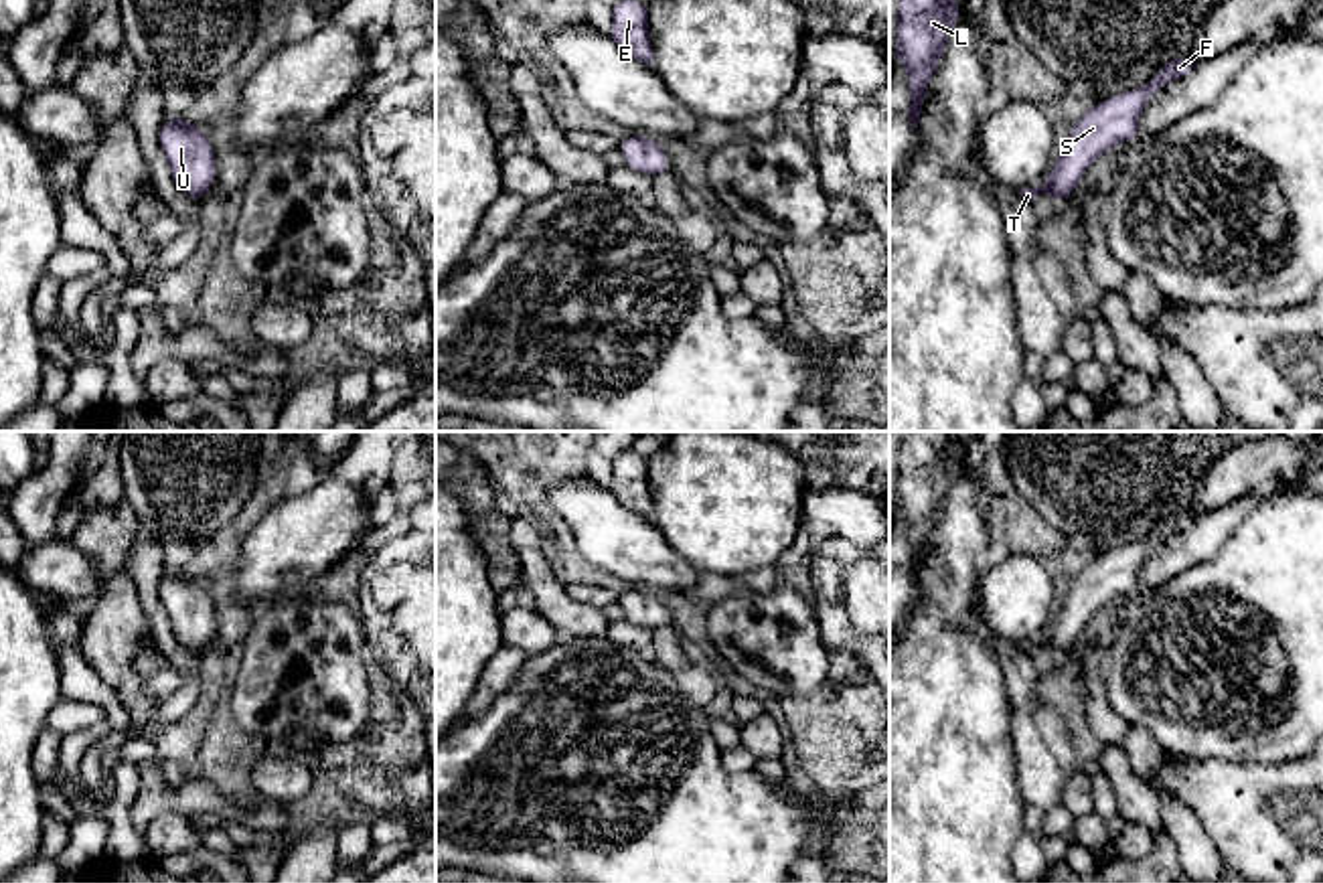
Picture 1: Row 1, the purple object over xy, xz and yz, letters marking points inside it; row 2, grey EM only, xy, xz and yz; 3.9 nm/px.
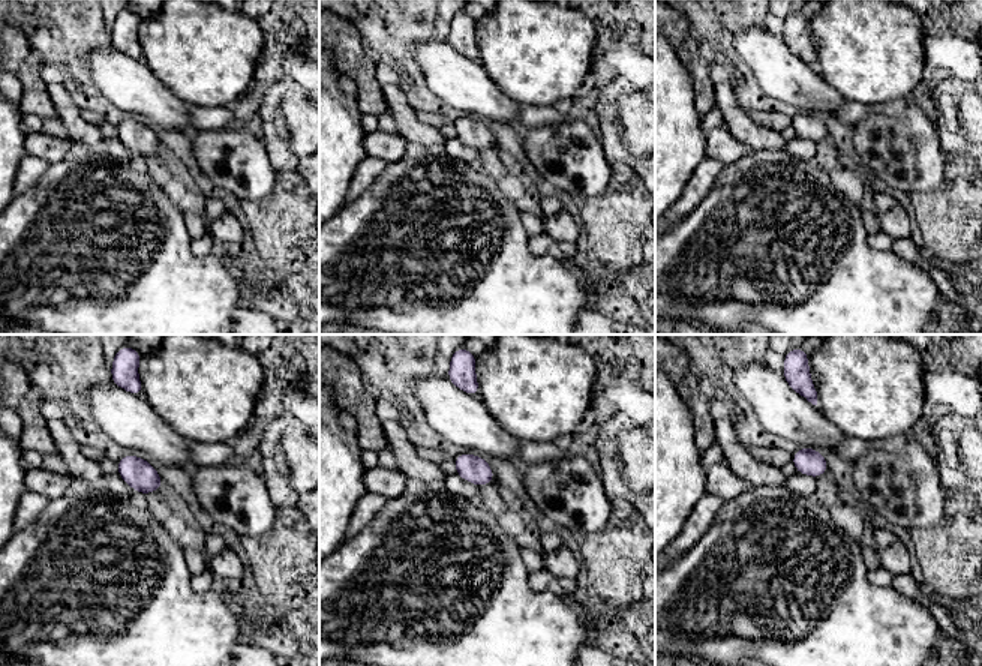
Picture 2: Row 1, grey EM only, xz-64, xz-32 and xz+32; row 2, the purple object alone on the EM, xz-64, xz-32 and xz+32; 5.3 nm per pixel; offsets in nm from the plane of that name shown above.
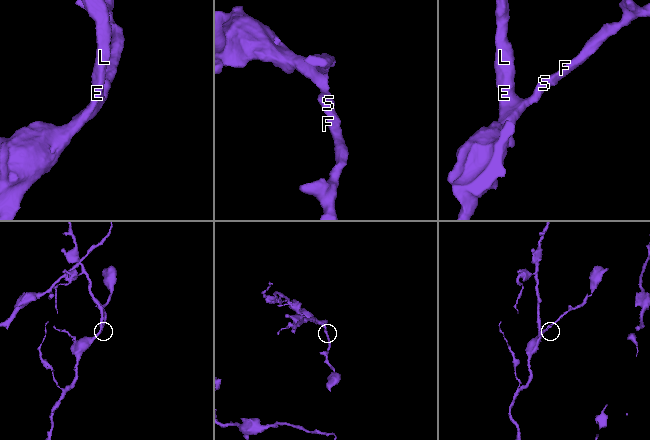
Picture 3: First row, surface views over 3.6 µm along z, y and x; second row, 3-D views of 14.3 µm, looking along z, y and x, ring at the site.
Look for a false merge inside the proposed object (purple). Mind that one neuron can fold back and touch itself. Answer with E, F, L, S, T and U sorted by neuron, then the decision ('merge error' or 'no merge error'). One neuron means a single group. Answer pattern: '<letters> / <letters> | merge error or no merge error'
E F L S T U | no merge error

